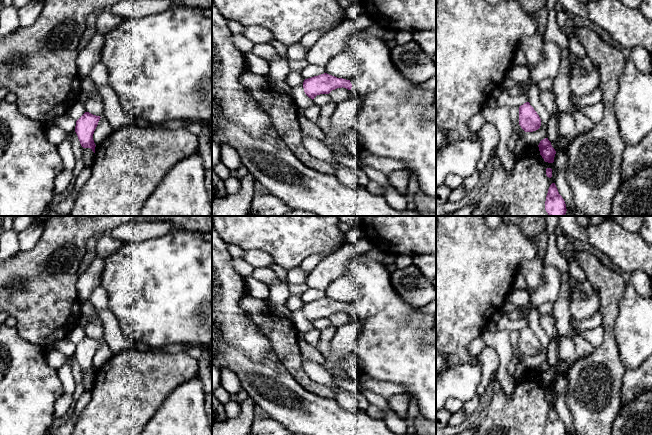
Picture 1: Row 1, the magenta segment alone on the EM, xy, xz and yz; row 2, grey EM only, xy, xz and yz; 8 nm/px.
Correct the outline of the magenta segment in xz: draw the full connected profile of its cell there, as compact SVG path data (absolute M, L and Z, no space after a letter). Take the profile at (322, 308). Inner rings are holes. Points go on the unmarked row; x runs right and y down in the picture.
M327 297L305 303L303 306L304 316L312 324L317 319L329 318L332 314L342 311L351 314L350 304L337 302Z

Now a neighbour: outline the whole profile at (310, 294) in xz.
M309 288L304 292L304 294L301 296L304 303L308 303L314 300L318 300L321 298L326 297L325 292L321 290L315 290L312 288Z

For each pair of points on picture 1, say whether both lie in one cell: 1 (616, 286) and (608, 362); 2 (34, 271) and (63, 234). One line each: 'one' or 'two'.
1: one
2: one

